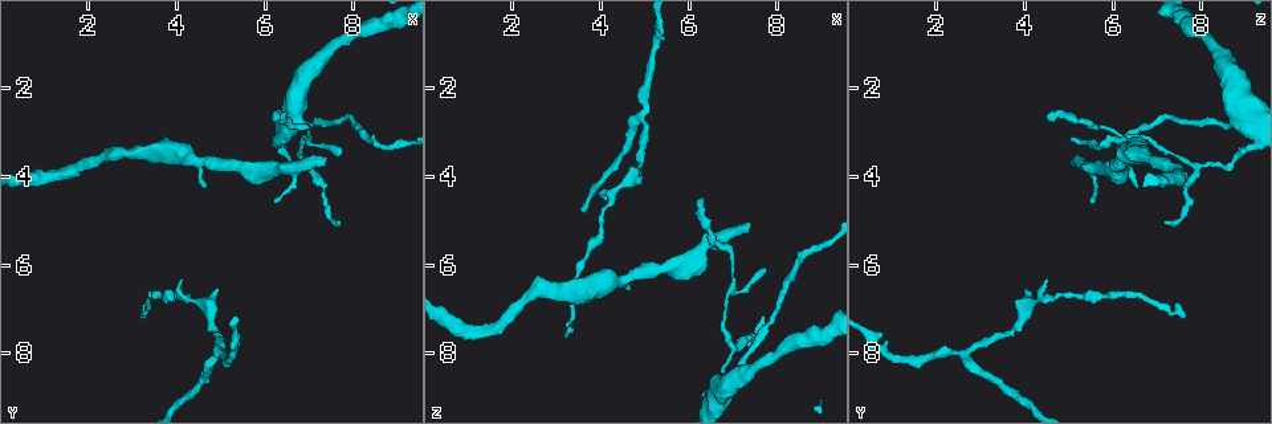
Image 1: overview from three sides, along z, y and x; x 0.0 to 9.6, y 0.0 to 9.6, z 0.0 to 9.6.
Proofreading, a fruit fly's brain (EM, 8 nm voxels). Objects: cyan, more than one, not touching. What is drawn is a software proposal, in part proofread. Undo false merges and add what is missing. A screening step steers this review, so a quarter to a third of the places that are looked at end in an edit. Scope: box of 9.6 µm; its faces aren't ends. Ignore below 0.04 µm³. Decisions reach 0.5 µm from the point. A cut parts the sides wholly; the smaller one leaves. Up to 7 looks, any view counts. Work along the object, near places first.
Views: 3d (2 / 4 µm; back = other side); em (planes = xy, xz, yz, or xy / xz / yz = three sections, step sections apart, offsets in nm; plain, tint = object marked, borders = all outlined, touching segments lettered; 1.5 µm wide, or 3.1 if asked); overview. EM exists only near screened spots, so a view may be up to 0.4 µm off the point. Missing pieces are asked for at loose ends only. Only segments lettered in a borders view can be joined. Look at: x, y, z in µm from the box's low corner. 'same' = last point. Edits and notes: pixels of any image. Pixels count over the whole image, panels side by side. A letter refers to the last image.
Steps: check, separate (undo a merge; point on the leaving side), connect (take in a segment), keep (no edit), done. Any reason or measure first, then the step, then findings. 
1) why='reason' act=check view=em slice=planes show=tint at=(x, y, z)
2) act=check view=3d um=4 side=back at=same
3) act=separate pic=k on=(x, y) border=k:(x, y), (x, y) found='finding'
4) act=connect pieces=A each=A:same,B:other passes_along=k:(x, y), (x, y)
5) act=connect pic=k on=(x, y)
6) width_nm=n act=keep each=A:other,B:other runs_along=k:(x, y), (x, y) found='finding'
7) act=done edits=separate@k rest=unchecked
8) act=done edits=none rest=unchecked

why='sharp bend' act=check view=3d um=4 at=(5.05, 7.90, 2.75)

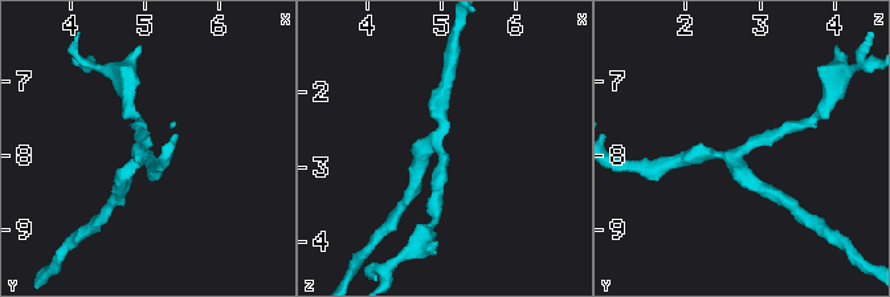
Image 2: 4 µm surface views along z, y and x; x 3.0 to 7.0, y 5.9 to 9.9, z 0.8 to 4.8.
arms=3 arm_widths_nm=160,190,200 why='now the EM' act=check view=em slice=planes show=borders at=(4.95, 7.95, 2.80)

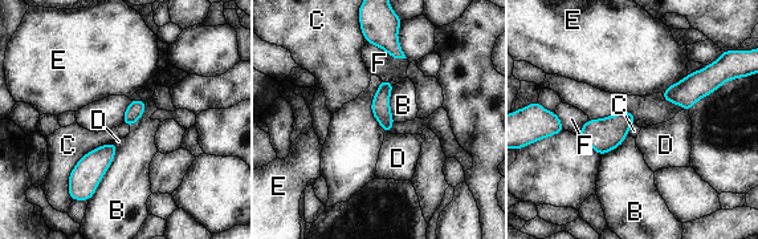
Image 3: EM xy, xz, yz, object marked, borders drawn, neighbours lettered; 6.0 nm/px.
act=keep each=B:other,C:other,D:other,E:other,F:other border=3:(113, 141), (77, 162), (68, 194) found='continuous, no second neuron'

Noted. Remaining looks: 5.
act=check view=em slice=xy step=8 show=borders at=(4.15, 6.35, 4.55)

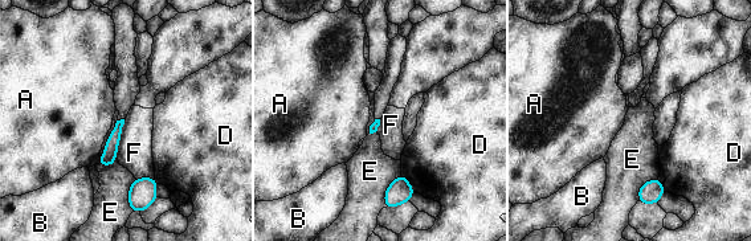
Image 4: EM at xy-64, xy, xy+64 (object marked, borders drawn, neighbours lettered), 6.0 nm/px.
act=keep each=A:other,B:other,D:other,E:other,F:other found='none of them fits'

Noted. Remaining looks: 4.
why='free end' act=check view=em slice=planes show=plain at=(7.30, 3.80, 5.05)

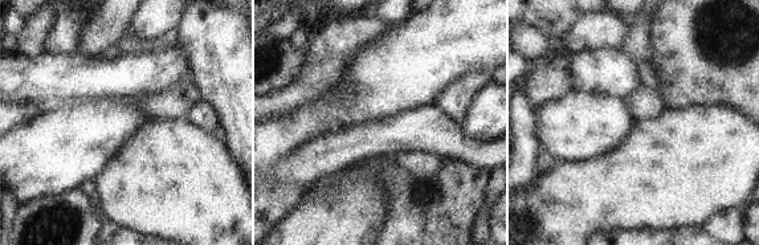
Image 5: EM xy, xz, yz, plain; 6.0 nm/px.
why='see the neighbours' act=check view=em slice=planes show=borders at=same

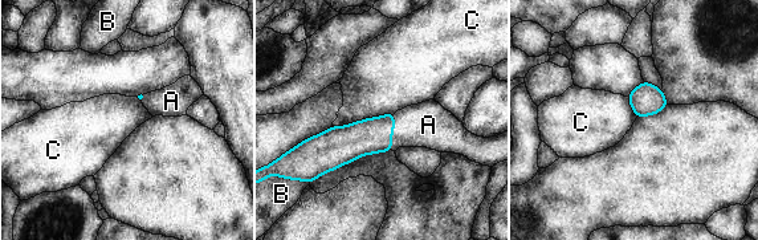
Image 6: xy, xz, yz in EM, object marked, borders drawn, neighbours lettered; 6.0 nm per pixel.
act=connect pic=6 on=(428, 125) each=A:same,B:other,C:other passes_along=6:(370, 135), (392, 131), (428, 125) found='it goes on there'

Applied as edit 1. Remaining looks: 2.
act=done edits=connect@6 rest=unchecked

